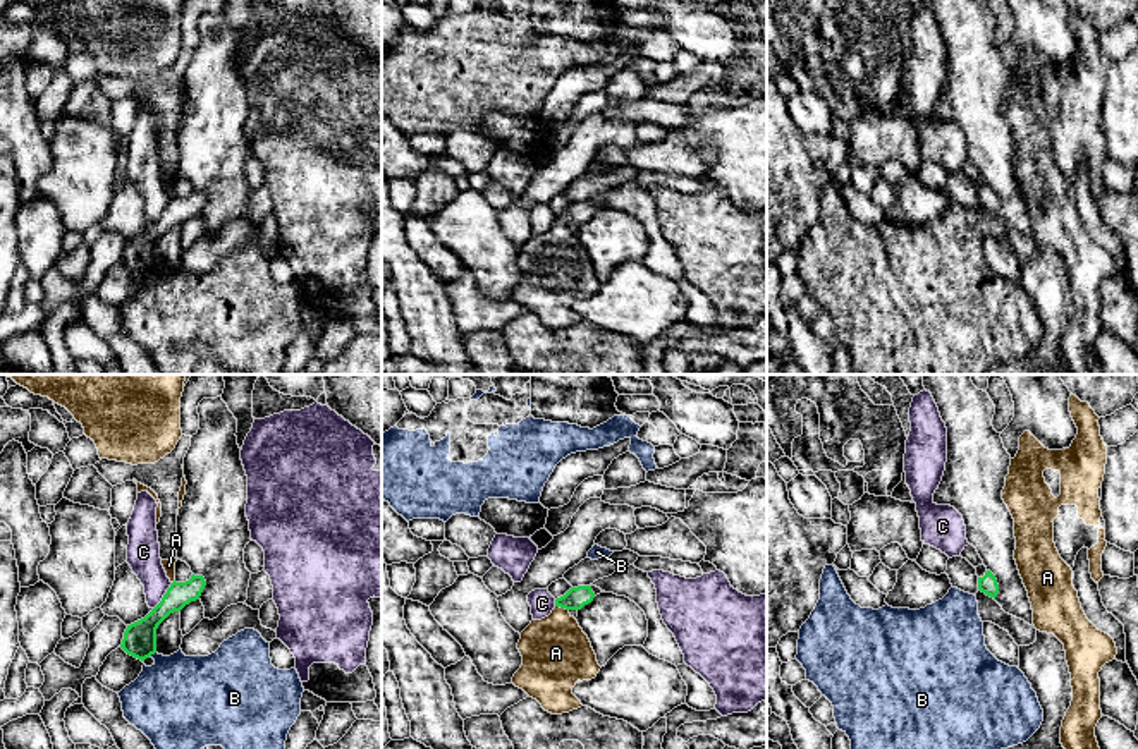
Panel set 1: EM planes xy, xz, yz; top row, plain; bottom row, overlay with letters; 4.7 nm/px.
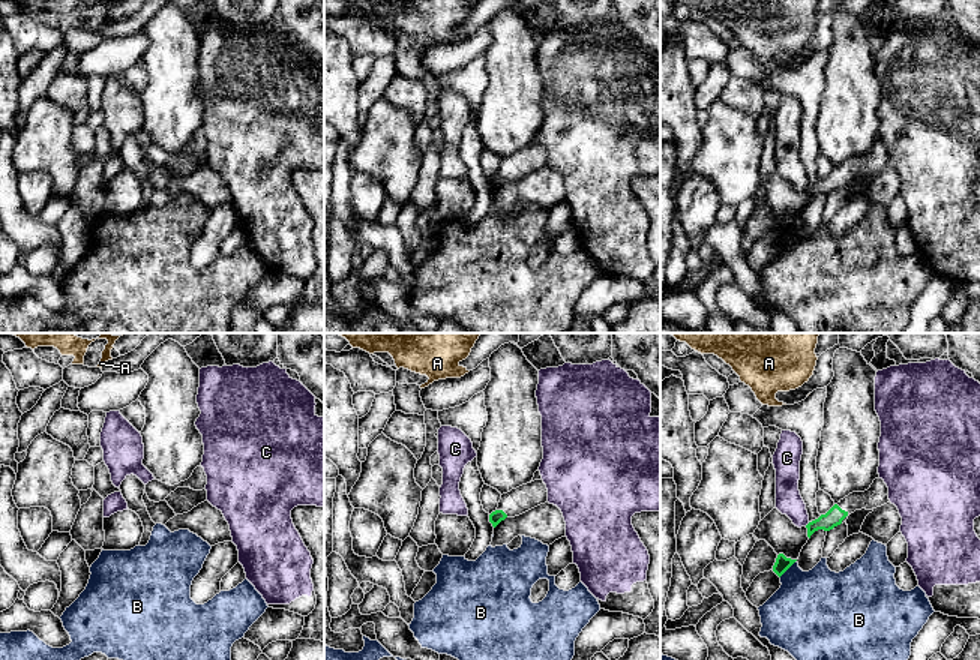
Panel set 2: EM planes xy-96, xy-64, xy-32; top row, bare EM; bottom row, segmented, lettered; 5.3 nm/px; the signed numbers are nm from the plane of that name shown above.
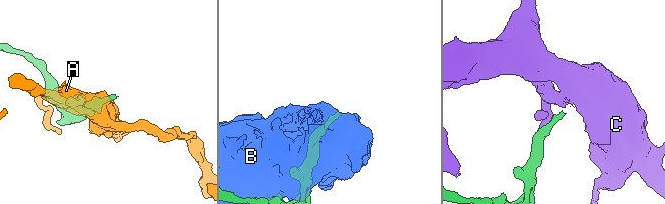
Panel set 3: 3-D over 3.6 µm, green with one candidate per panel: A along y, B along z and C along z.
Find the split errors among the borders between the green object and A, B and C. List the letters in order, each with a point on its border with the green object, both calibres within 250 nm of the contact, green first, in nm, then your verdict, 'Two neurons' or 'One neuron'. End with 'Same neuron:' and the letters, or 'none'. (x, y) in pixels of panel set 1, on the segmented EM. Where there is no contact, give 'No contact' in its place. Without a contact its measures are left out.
A: Touches green at xz (562, 607). Thickness 100 nm (green) against 320 nm. Two neurons
B: Touches green at xy (152, 653). Thickness 160 nm (green) against 400 nm. Two neurons
C: Touches green at xy (164, 596). Thickness 160 nm (green) against 160 nm. Two neurons
Same neuron: none

